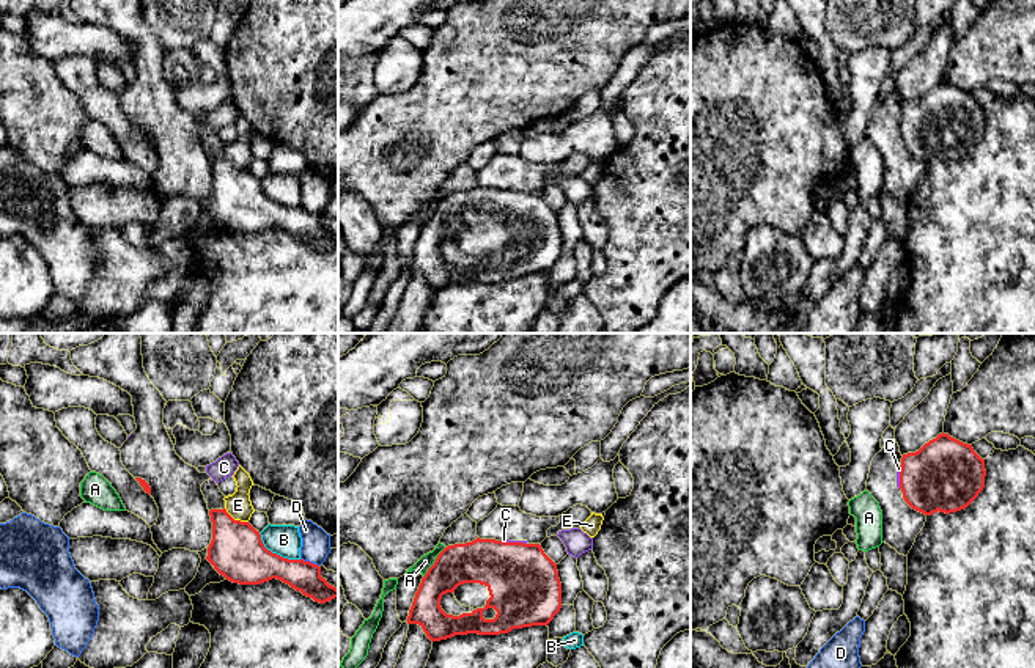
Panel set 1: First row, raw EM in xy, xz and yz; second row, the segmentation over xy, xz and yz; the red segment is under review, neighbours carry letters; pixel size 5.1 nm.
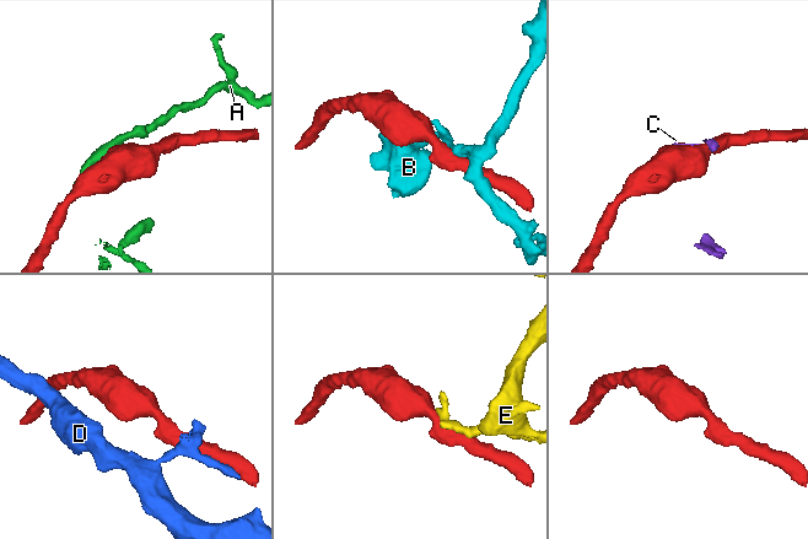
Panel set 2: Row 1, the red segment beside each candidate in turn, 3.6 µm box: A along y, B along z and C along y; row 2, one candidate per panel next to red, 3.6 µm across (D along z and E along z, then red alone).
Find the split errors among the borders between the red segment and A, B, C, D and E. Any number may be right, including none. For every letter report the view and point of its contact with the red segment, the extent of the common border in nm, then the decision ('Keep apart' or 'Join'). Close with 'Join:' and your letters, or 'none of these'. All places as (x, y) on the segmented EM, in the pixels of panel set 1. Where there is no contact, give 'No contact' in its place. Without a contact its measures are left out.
A: Touches red at xz (434, 563). Shared border 200 nm. Keep apart
B: Touches red at xy (276, 554). Shared border 260 nm. Keep apart
C: Touches red at xz (515, 543). Shared border 130 nm. Keep apart
D: Touches red at xy (309, 561). Shared border 110 nm. Keep apart
E: Touches red at xy (236, 521). Shared border 150 nm. Keep apart
Join: none of these

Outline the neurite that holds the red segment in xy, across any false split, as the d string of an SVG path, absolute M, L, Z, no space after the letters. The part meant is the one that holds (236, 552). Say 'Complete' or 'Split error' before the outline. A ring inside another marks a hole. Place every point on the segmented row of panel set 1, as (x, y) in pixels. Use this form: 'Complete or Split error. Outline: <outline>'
Complete. Outline: M211 509L212 541L206 560L227 580L260 585L282 580L315 602L338 597L338 589L321 577L321 567L310 561L288 560L267 550L249 522L234 520L227 509Z

